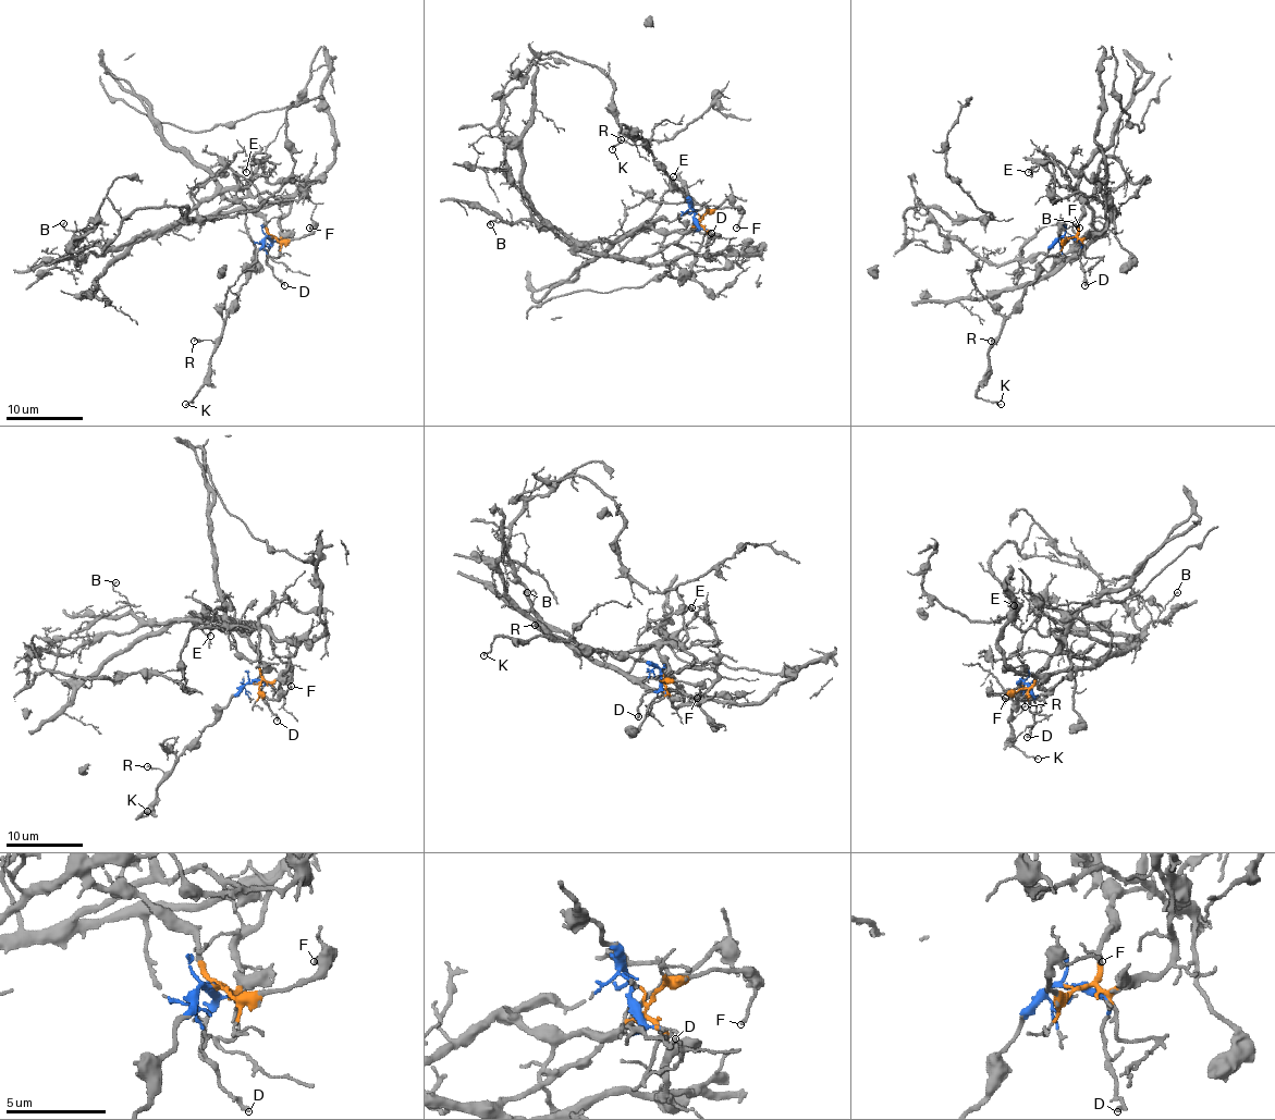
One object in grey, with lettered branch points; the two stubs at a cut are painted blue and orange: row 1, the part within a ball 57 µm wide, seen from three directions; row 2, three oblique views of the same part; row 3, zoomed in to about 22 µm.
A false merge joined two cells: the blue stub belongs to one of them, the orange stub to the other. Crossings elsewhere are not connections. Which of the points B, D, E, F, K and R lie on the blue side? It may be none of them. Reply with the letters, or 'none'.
D, K, R

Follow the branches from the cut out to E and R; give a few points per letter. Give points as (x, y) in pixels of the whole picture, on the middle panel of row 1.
E: (696, 213), (700, 223), (688, 231), (650, 225), (700, 208), (675, 191), (670, 183), (673, 177)
R: (696, 213), (652, 155), (640, 145), (629, 145), (622, 138)

